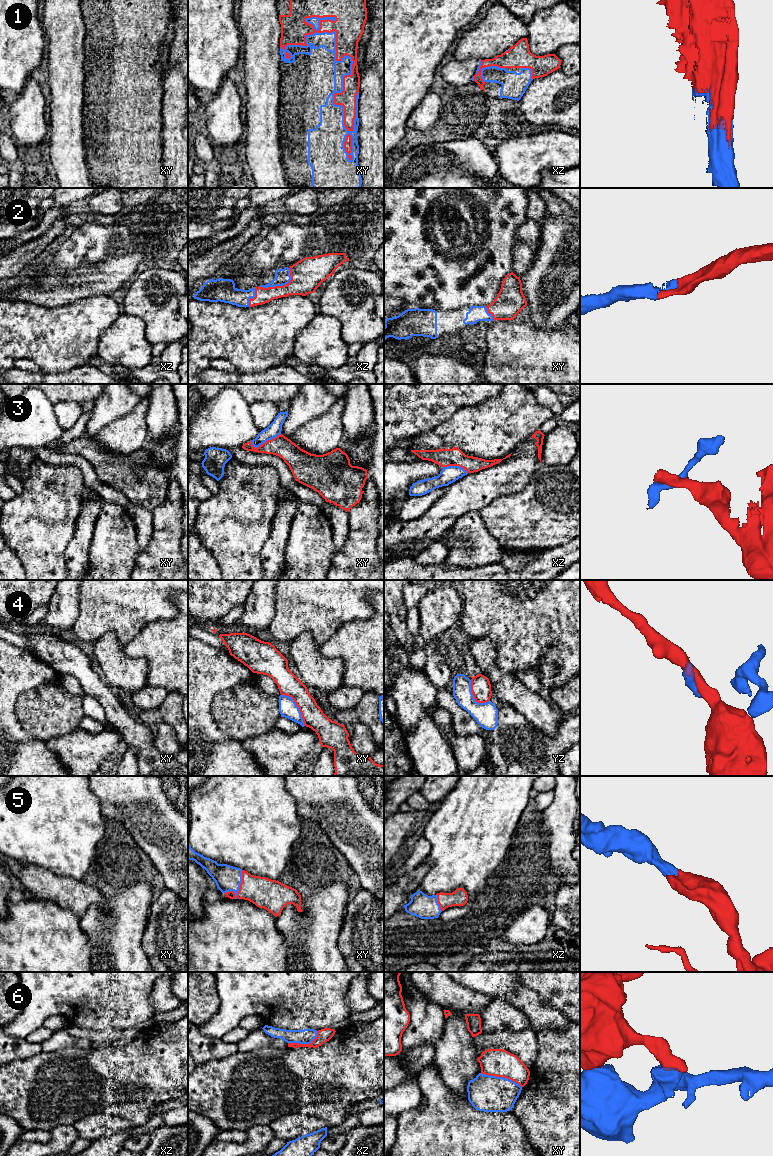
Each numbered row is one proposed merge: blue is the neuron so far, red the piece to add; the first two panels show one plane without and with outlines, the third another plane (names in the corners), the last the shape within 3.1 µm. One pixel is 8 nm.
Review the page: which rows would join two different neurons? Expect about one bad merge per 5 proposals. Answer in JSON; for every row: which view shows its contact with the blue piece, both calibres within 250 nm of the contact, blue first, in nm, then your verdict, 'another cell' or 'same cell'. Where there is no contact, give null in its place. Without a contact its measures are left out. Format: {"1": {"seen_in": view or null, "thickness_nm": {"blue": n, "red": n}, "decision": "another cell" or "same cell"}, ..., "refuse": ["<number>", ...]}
{"1": {"seen_in": "xy", "thickness_nm": {"blue": 130, "red": 200}, "decision": "same cell"}, "2": {"seen_in": "xz", "thickness_nm": {"blue": 130, "red": 260}, "decision": "same cell"}, "3": {"seen_in": "xy", "thickness_nm": {"blue": 110, "red": 170}, "decision": "another cell"}, "4": {"seen_in": "xy", "thickness_nm": {"blue": 140, "red": 180}, "decision": "another cell"}, "5": {"seen_in": "xy", "thickness_nm": {"blue": 200, "red": 240}, "decision": "same cell"}, "6": {"seen_in": "xy", "thickness_nm": {"blue": 300, "red": 220}, "decision": "another cell"}, "refuse": ["3", "4", "6"]}

